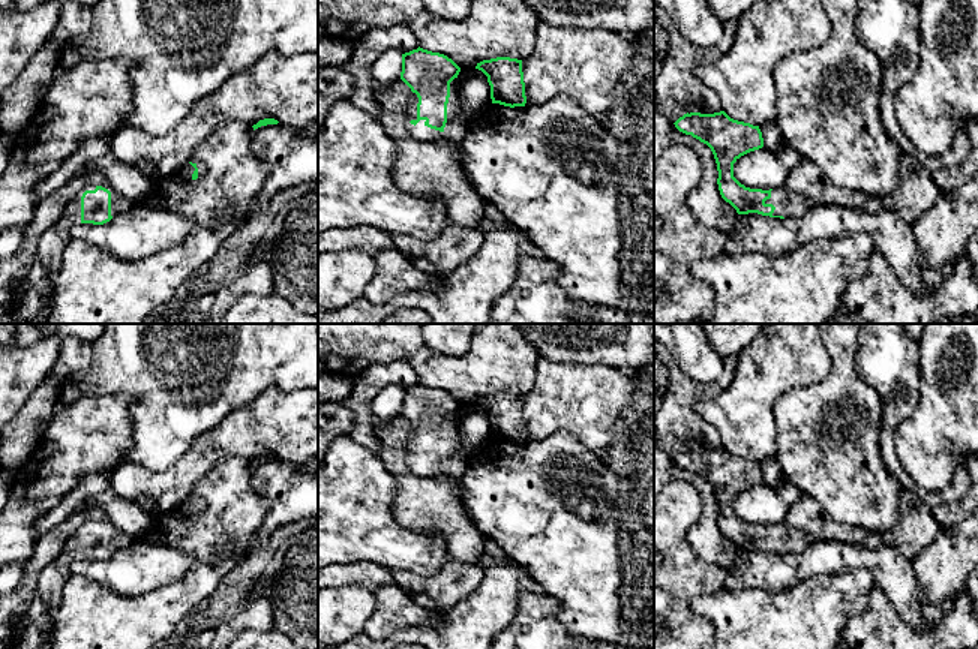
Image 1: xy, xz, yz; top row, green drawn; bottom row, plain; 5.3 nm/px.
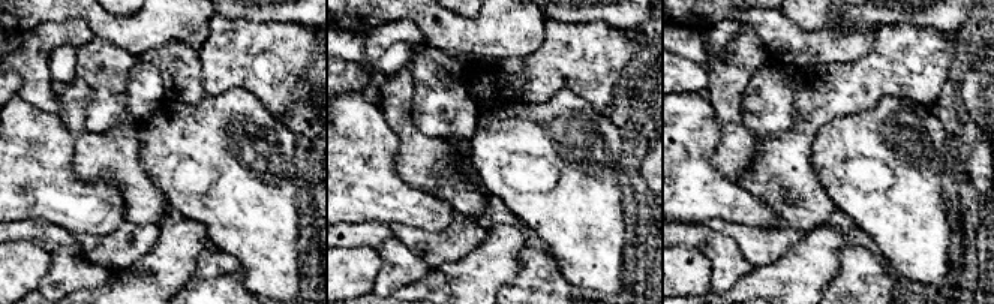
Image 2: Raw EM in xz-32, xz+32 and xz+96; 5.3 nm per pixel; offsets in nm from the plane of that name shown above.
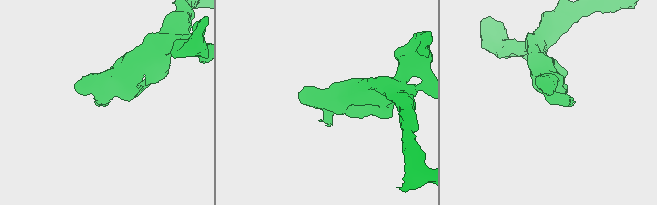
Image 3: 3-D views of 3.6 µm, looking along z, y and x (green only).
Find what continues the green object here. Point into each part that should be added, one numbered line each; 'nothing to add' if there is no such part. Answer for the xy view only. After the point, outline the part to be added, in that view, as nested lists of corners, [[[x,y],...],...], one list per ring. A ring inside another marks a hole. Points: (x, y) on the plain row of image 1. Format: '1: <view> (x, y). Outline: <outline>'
1: xy (48, 592). Outline: [[[96,522],[84,523],[64,544],[62,553],[48,564],[39,574],[36,594],[26,616],[28,616],[44,633],[45,640],[39,649],[50,649],[52,639],[52,622],[62,603],[62,591],[70,577],[70,565],[81,561],[81,532],[86,526],[94,526]]]

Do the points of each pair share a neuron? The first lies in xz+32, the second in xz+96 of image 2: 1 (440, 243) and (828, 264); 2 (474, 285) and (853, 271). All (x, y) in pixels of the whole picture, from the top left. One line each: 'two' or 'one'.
1: two
2: two

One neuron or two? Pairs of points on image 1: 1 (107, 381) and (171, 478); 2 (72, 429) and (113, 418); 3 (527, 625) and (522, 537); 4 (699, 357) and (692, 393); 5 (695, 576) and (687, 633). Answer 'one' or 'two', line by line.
1: two
2: one
3: two
4: two
5: one

